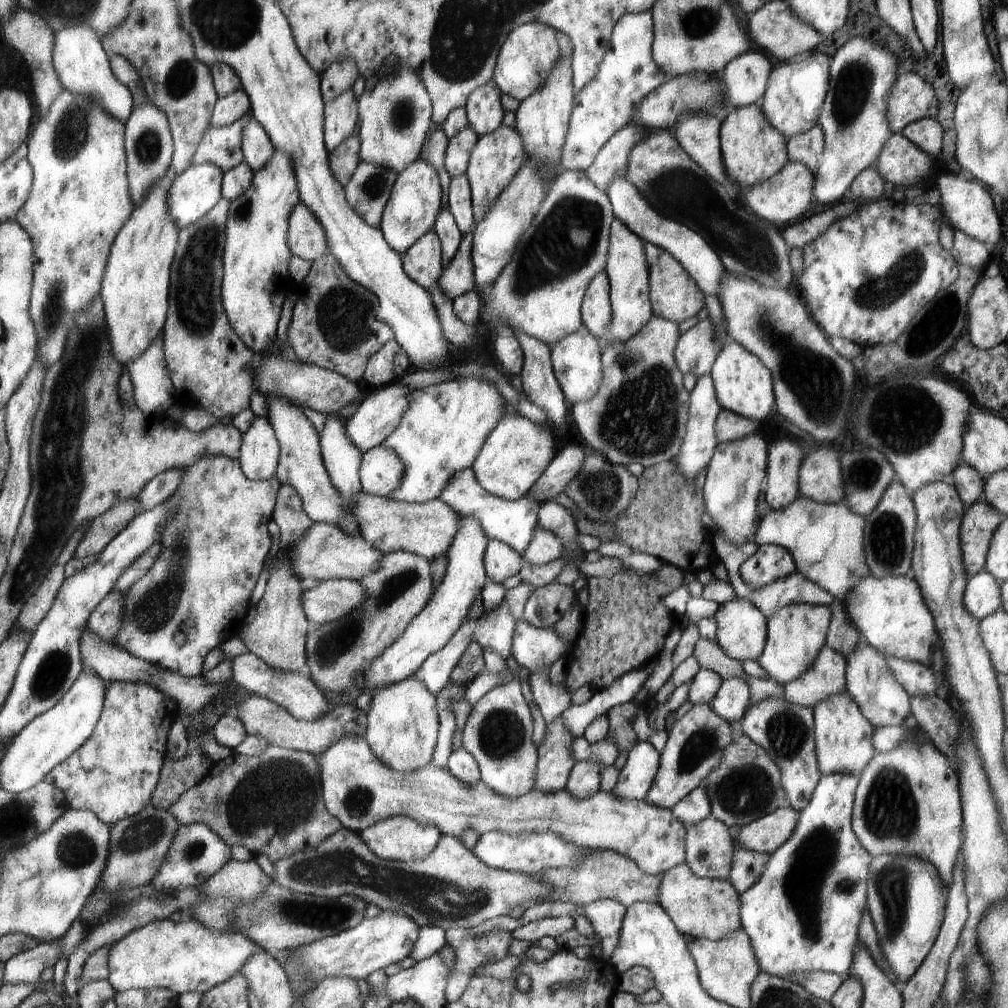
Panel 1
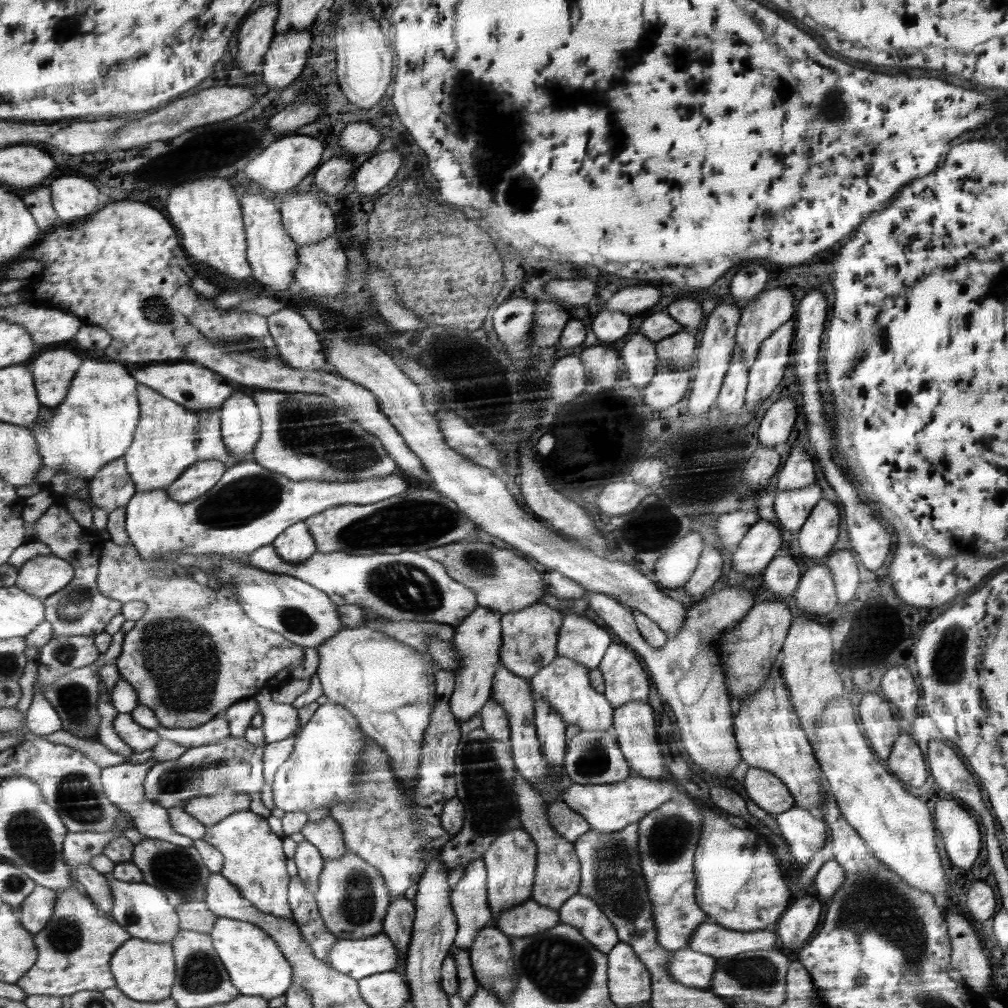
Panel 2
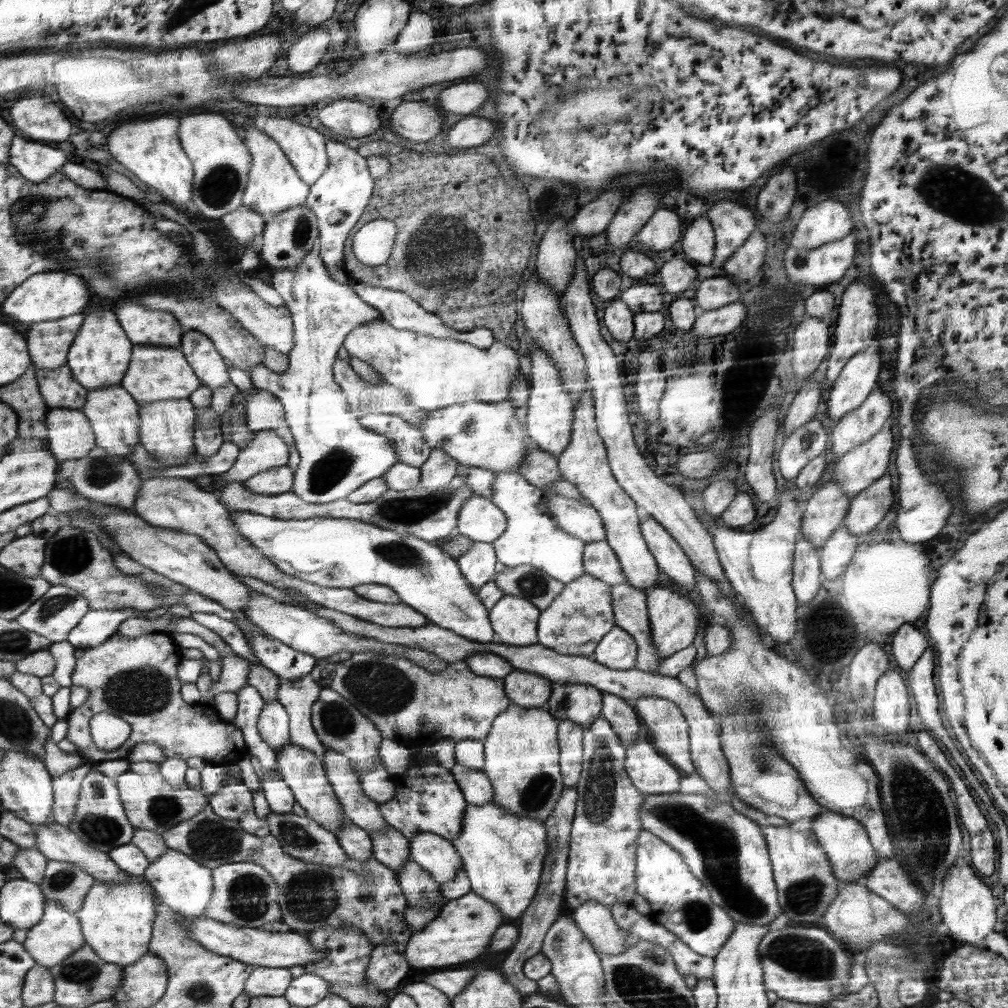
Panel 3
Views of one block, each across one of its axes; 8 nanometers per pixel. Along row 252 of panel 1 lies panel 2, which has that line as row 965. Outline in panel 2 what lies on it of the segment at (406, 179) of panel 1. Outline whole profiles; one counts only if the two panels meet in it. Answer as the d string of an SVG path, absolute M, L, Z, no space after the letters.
M404 896L392 899L384 920L384 933L393 940L394 947L400 955L396 972L404 976L408 946L412 938L414 924L415 902Z

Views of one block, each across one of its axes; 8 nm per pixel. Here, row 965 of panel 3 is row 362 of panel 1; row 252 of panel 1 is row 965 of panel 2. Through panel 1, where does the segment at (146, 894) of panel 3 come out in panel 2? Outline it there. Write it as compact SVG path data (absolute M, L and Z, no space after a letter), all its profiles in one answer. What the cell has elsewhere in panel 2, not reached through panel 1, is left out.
M132 938L114 956L113 971L119 987L130 998L142 1002L165 1001L173 997L173 988L178 978L177 958L173 944Z

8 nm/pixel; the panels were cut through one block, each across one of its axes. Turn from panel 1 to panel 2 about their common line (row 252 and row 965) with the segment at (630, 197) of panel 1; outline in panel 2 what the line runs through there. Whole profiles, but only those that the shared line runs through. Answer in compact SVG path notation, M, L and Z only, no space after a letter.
M692 948L670 952L669 973L690 988L708 988L716 972L716 959Z

